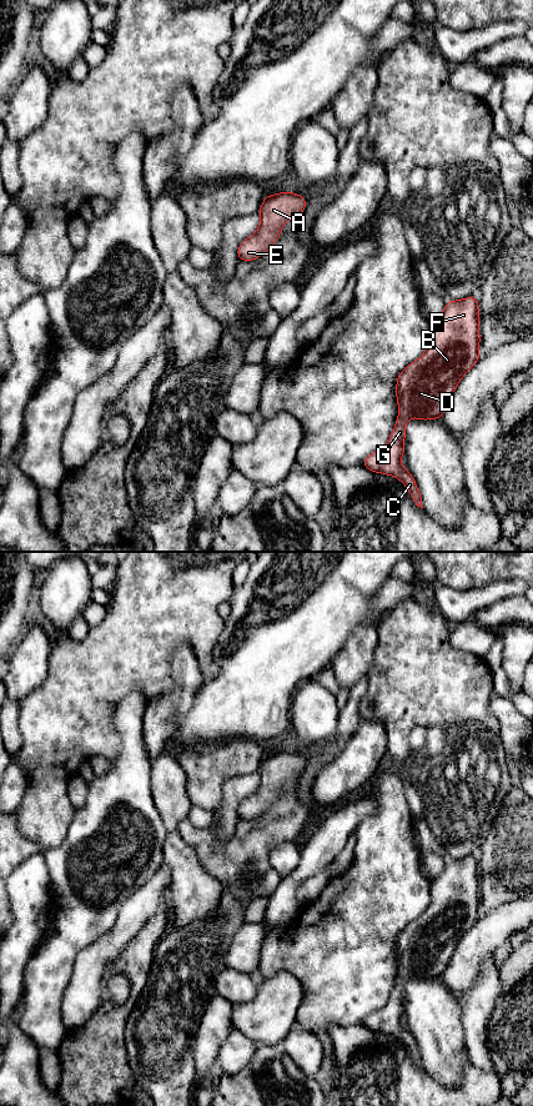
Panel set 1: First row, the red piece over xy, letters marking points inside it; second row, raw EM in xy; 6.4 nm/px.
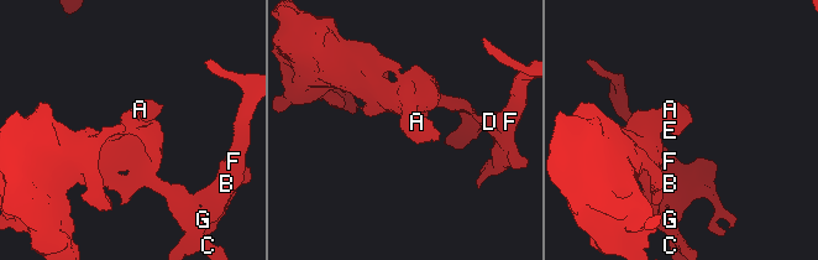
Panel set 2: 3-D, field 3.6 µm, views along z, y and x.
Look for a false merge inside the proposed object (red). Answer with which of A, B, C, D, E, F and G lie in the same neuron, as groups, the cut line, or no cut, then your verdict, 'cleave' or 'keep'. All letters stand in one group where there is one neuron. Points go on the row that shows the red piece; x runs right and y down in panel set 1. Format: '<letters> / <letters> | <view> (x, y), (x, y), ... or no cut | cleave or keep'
A B C D E F G | no cut | keep

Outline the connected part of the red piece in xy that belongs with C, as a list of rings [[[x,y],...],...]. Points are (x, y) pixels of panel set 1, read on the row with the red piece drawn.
[[[478,297],[449,300],[443,312],[431,323],[431,343],[423,355],[408,365],[397,377],[396,397],[398,417],[388,443],[363,459],[362,466],[372,472],[393,476],[411,493],[416,506],[422,507],[422,497],[413,476],[402,466],[404,456],[406,424],[409,418],[423,421],[441,418],[463,376],[479,361],[478,348],[479,311]]]

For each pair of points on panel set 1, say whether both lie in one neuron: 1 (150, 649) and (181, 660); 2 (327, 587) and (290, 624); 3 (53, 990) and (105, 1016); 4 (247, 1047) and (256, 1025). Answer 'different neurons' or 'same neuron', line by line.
1: different neurons
2: same neuron
3: different neurons
4: different neurons

